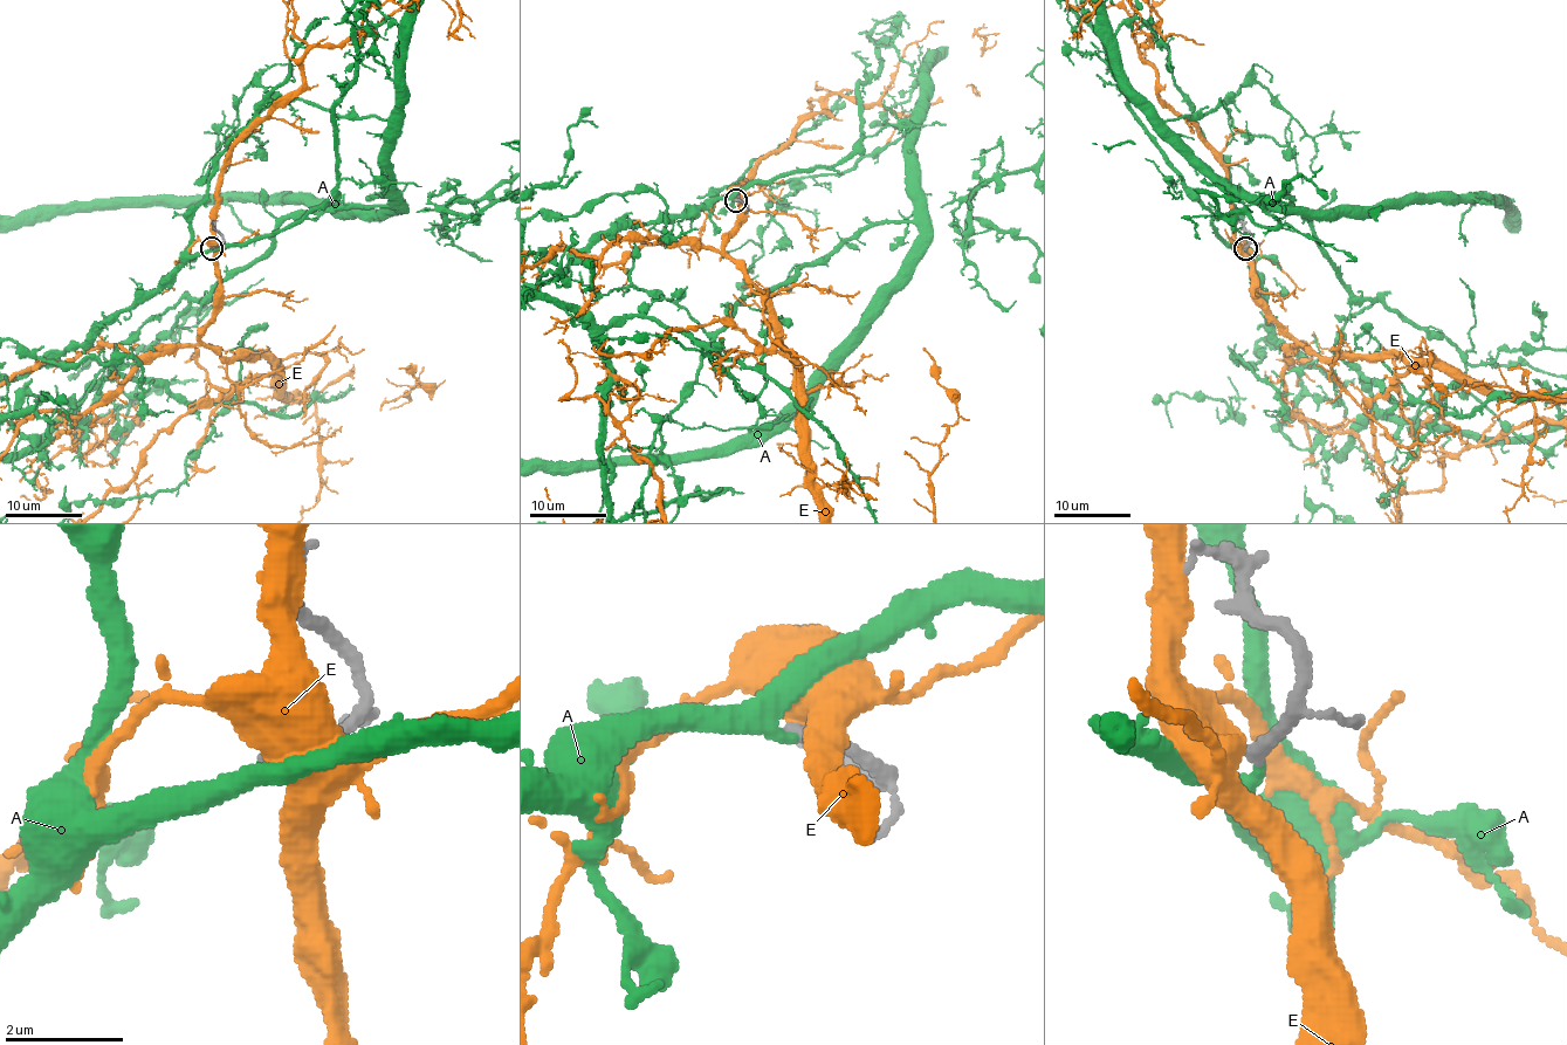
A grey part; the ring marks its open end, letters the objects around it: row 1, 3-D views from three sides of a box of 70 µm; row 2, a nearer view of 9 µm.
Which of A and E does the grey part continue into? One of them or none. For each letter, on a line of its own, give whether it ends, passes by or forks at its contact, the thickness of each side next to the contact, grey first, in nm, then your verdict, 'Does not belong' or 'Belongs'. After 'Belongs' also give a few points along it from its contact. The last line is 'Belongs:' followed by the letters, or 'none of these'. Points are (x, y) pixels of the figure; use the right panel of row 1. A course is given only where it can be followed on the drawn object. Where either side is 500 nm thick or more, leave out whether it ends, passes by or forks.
A: It passes by. Thickness 240 nm (grey) against 240 nm. Belongs
E: Thickness 240 nm (grey) against 550 nm. Does not belong
Belongs: A

